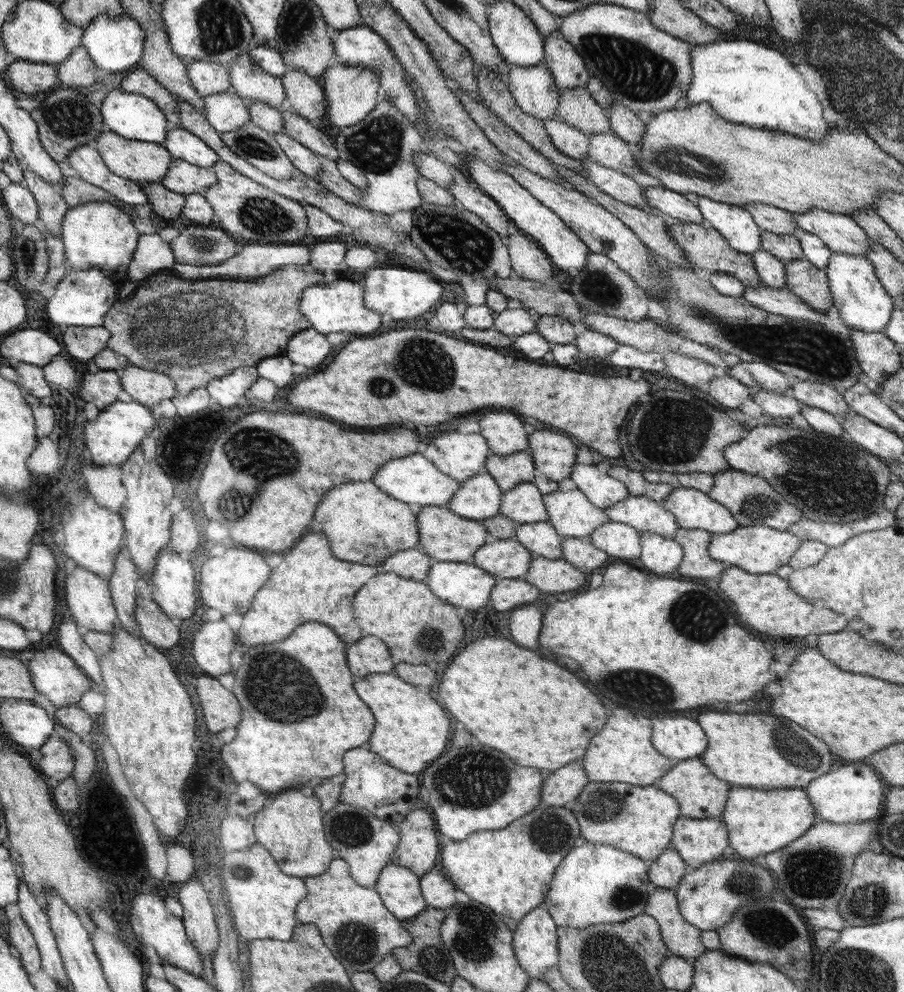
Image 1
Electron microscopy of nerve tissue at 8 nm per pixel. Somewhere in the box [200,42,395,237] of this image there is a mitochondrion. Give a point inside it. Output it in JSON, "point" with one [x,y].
{"point":[250,144]}

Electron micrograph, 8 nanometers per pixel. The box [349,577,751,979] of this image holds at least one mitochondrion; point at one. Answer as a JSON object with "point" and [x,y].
{"point":[487,776]}

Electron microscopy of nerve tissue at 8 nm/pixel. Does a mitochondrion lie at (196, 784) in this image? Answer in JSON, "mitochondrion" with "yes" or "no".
{"mitochondrion":"no"}

